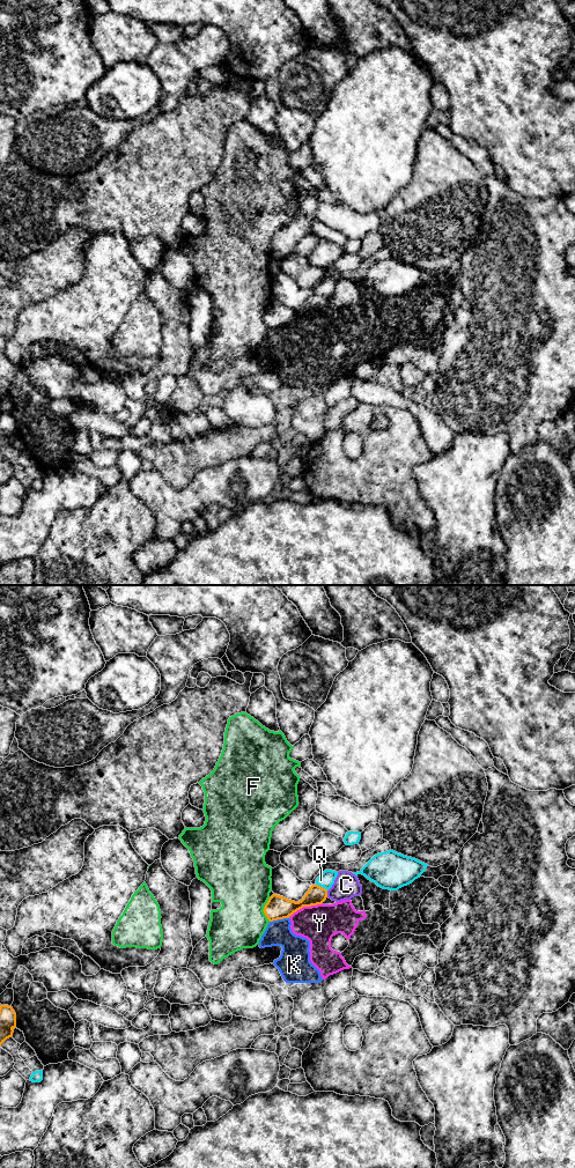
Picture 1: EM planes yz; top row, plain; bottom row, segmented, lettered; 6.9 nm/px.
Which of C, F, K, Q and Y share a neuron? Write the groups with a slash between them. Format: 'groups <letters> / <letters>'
groups C / F / K Y / Q

